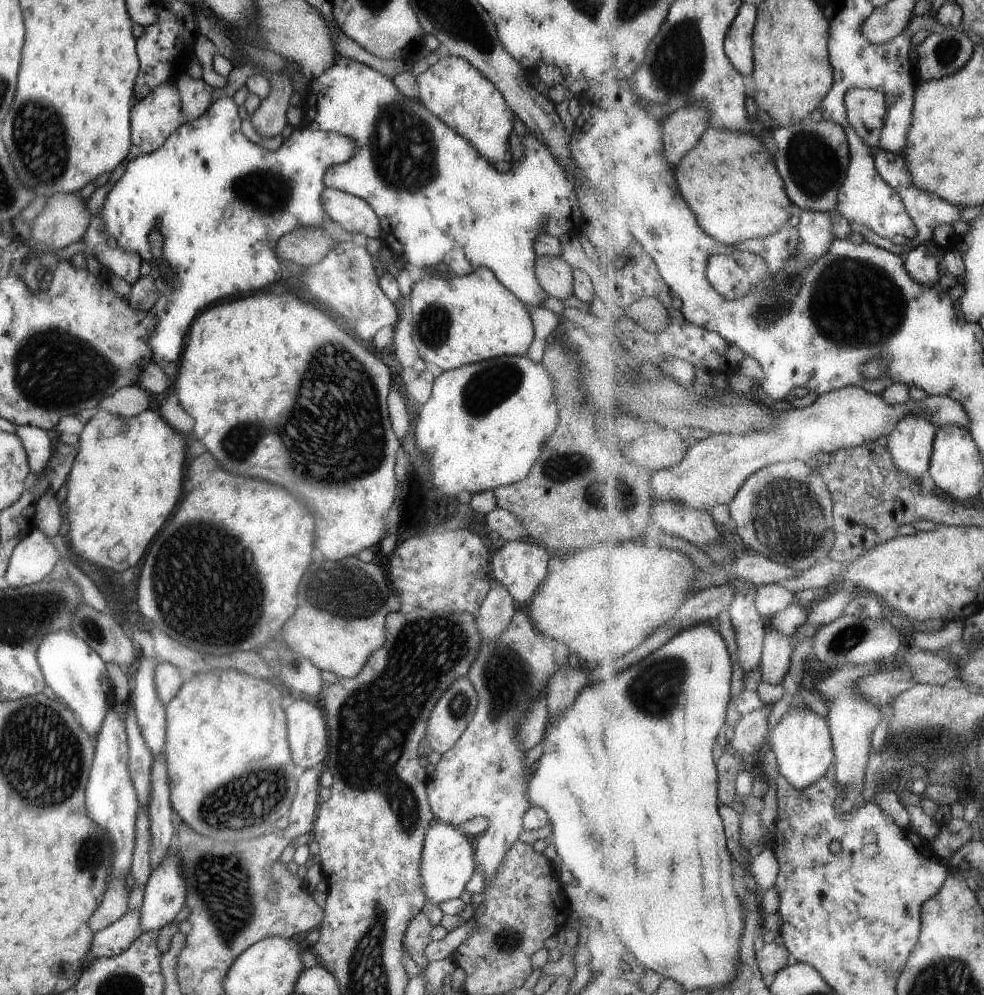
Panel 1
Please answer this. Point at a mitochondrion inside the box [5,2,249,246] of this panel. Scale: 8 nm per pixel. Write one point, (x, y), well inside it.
(38, 133)

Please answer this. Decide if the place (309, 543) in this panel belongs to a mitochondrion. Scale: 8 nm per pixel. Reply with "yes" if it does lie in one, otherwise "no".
no

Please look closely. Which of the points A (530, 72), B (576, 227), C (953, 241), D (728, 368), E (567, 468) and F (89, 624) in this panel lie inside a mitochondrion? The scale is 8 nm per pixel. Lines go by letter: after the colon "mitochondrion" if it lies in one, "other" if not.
A: other
B: other
C: other
D: other
E: mitochondrion
F: mitochondrion

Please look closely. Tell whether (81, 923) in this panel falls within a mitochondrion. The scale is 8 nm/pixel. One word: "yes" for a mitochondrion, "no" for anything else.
no

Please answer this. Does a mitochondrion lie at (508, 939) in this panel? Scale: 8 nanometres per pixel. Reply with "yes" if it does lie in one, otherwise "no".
yes

